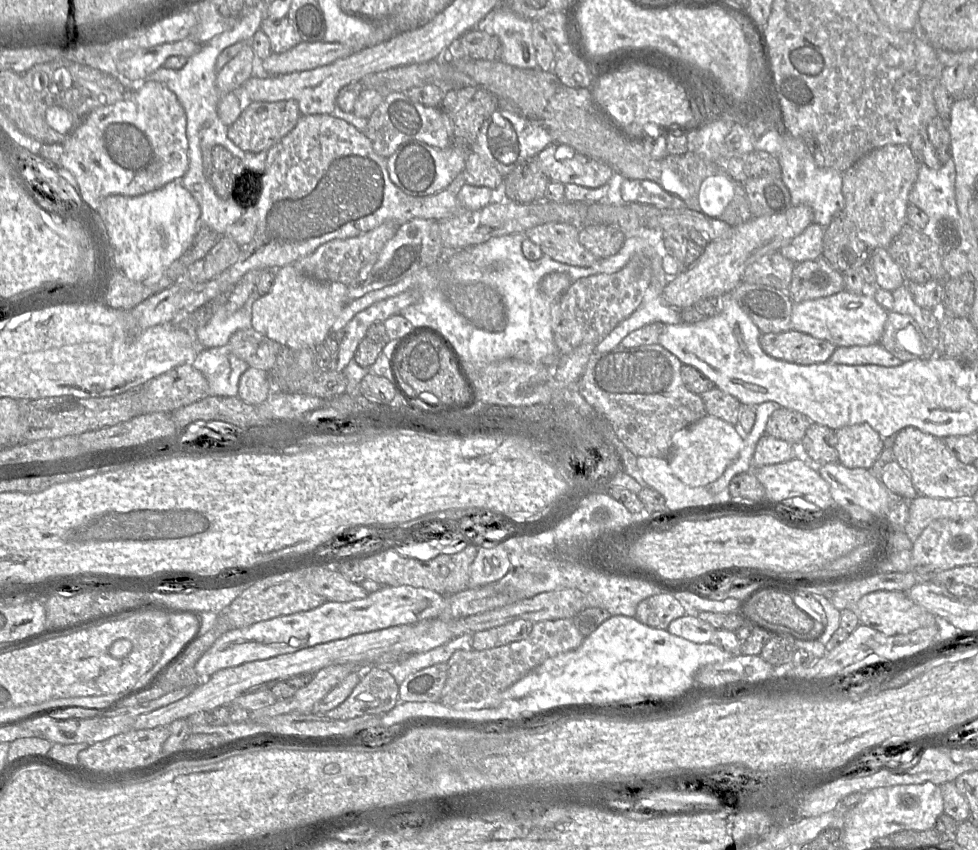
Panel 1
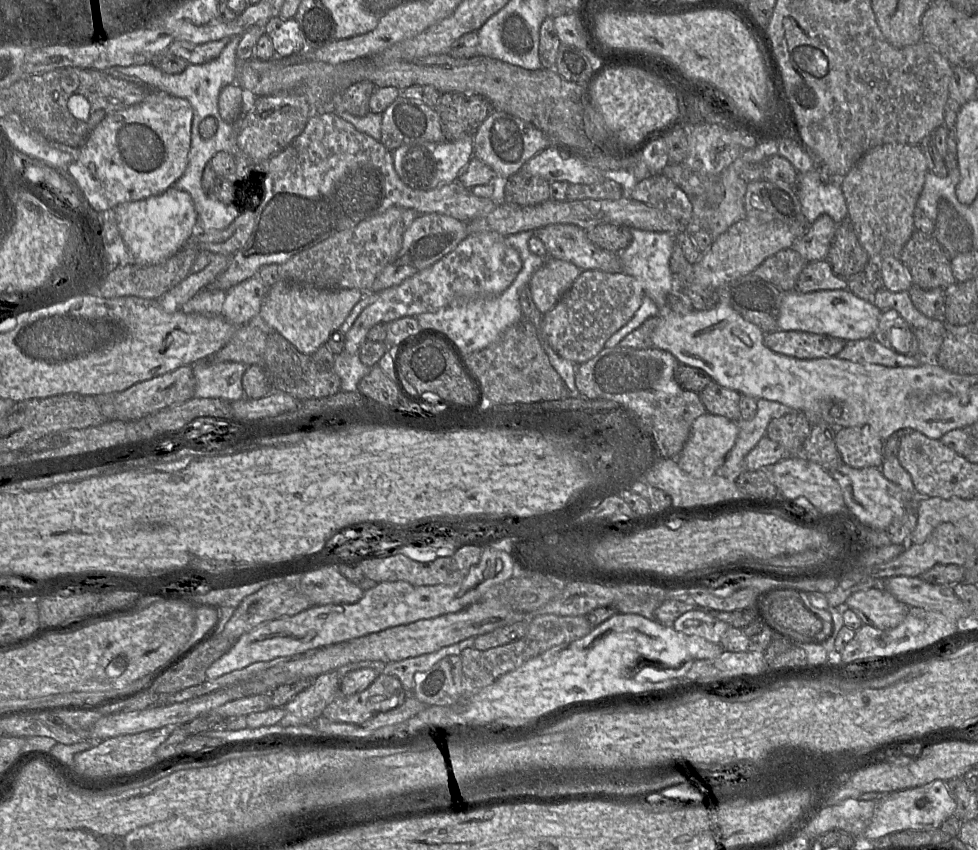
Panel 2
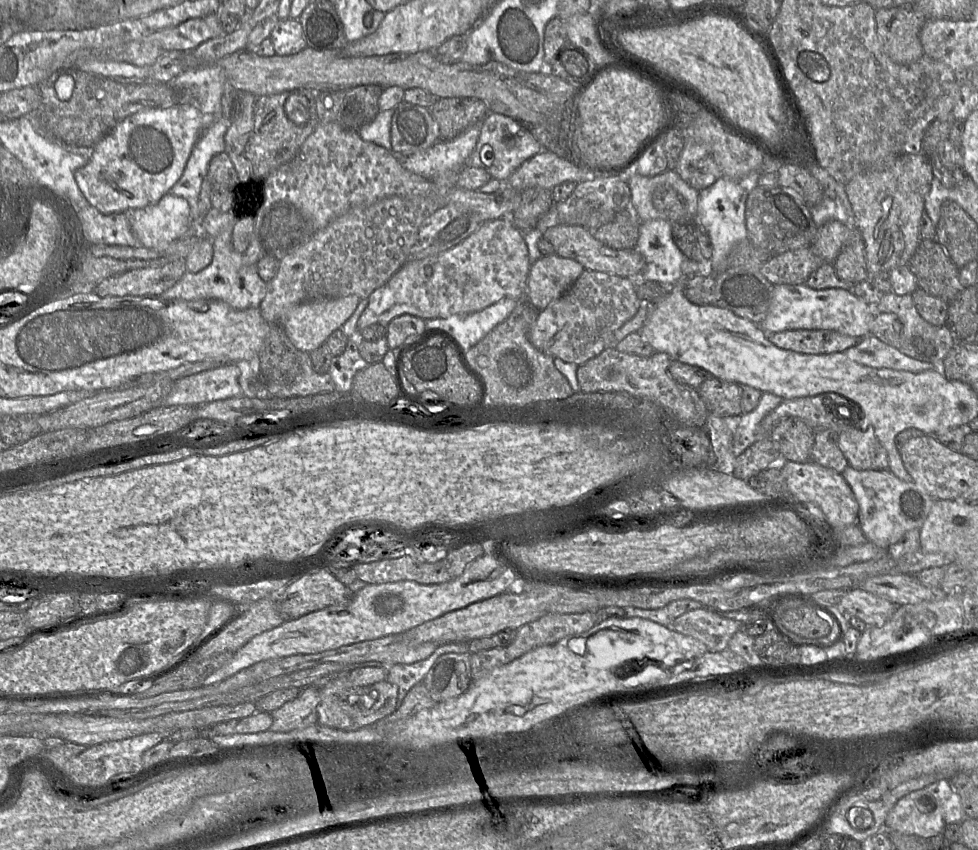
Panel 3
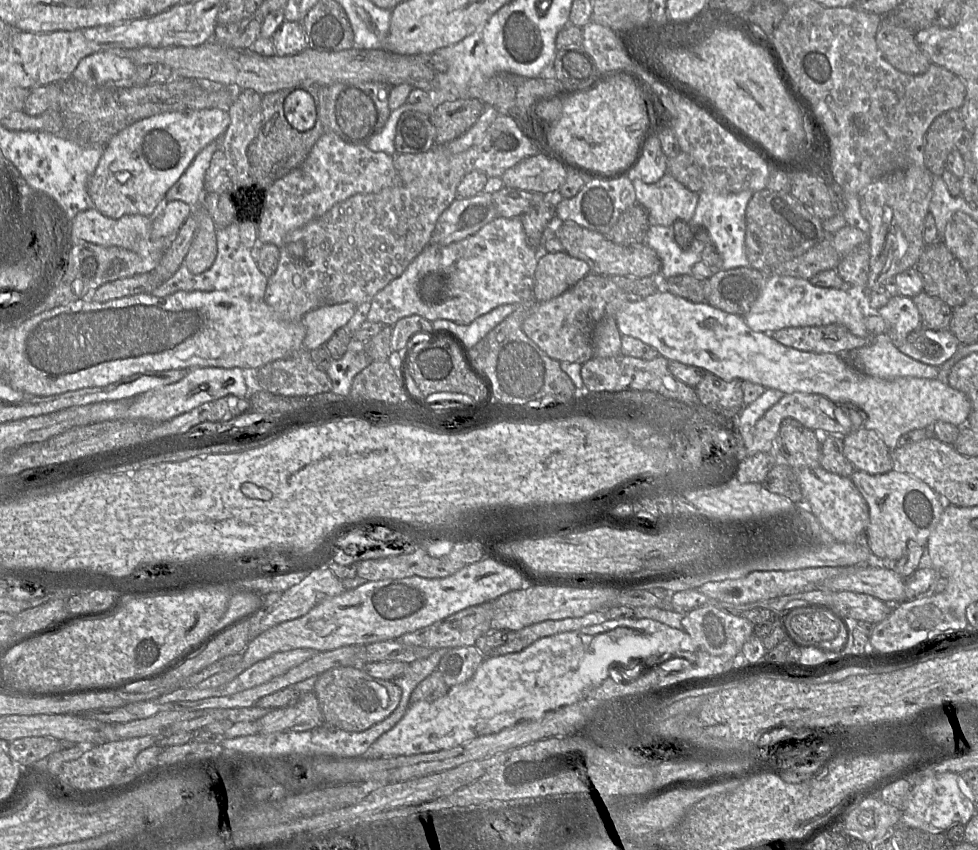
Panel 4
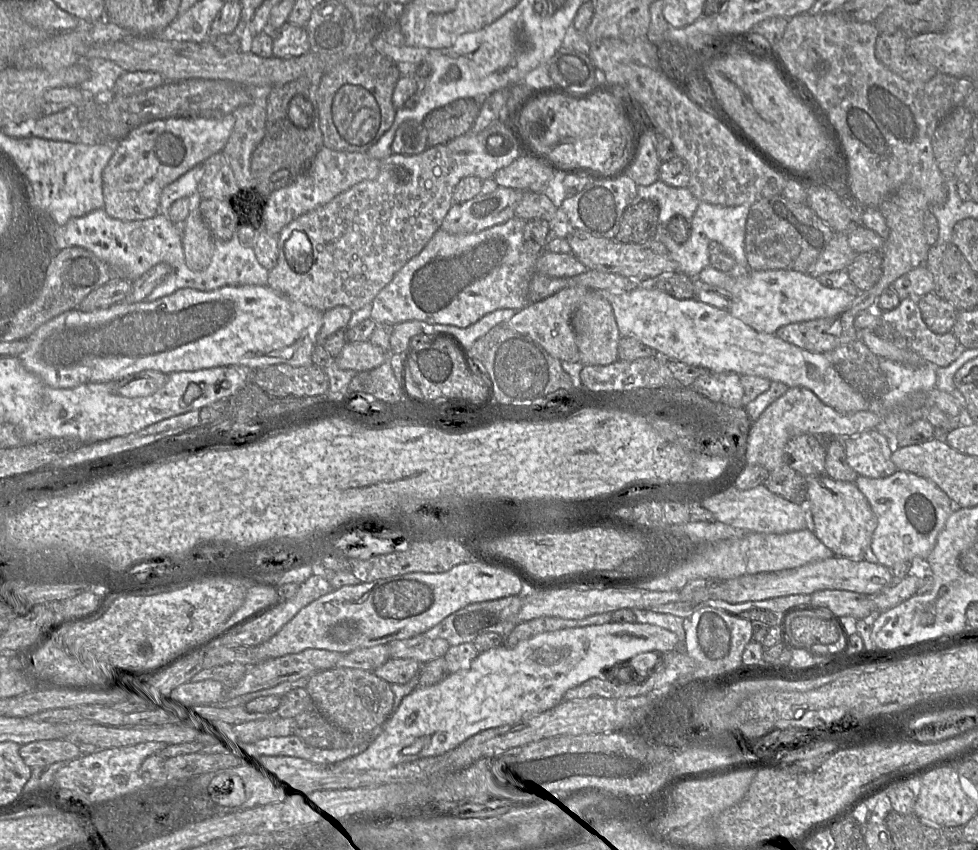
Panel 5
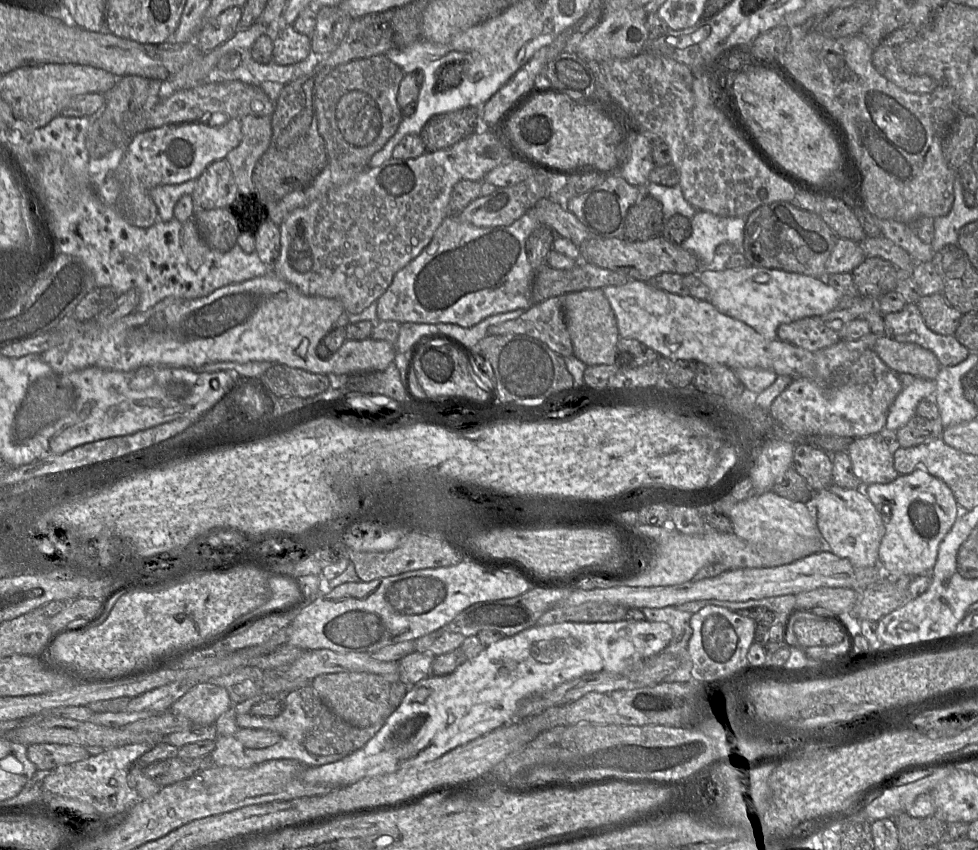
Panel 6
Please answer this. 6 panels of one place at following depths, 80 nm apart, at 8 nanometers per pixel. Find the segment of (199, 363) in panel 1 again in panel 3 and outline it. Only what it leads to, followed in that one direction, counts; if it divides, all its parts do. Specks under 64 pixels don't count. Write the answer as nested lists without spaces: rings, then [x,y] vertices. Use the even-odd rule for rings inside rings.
[[[236,363],[199,372],[174,382],[162,406],[198,406],[210,402],[243,397],[239,384],[240,368]]]

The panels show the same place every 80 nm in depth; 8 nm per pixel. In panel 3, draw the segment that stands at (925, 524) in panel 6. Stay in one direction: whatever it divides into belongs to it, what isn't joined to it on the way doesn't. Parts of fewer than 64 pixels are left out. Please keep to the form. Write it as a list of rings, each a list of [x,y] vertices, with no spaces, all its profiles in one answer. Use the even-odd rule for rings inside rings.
[[[848,465],[841,474],[859,505],[857,524],[868,541],[882,550],[887,551],[907,531],[920,529],[935,500],[922,486],[903,481],[888,469],[857,470]]]

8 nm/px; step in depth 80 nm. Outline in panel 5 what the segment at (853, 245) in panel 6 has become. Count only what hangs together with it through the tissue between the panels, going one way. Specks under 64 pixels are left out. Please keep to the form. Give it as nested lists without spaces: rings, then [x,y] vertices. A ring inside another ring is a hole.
[[[835,233],[832,240],[806,274],[819,277],[822,274],[846,271],[855,259],[855,253],[848,243],[847,233]]]

